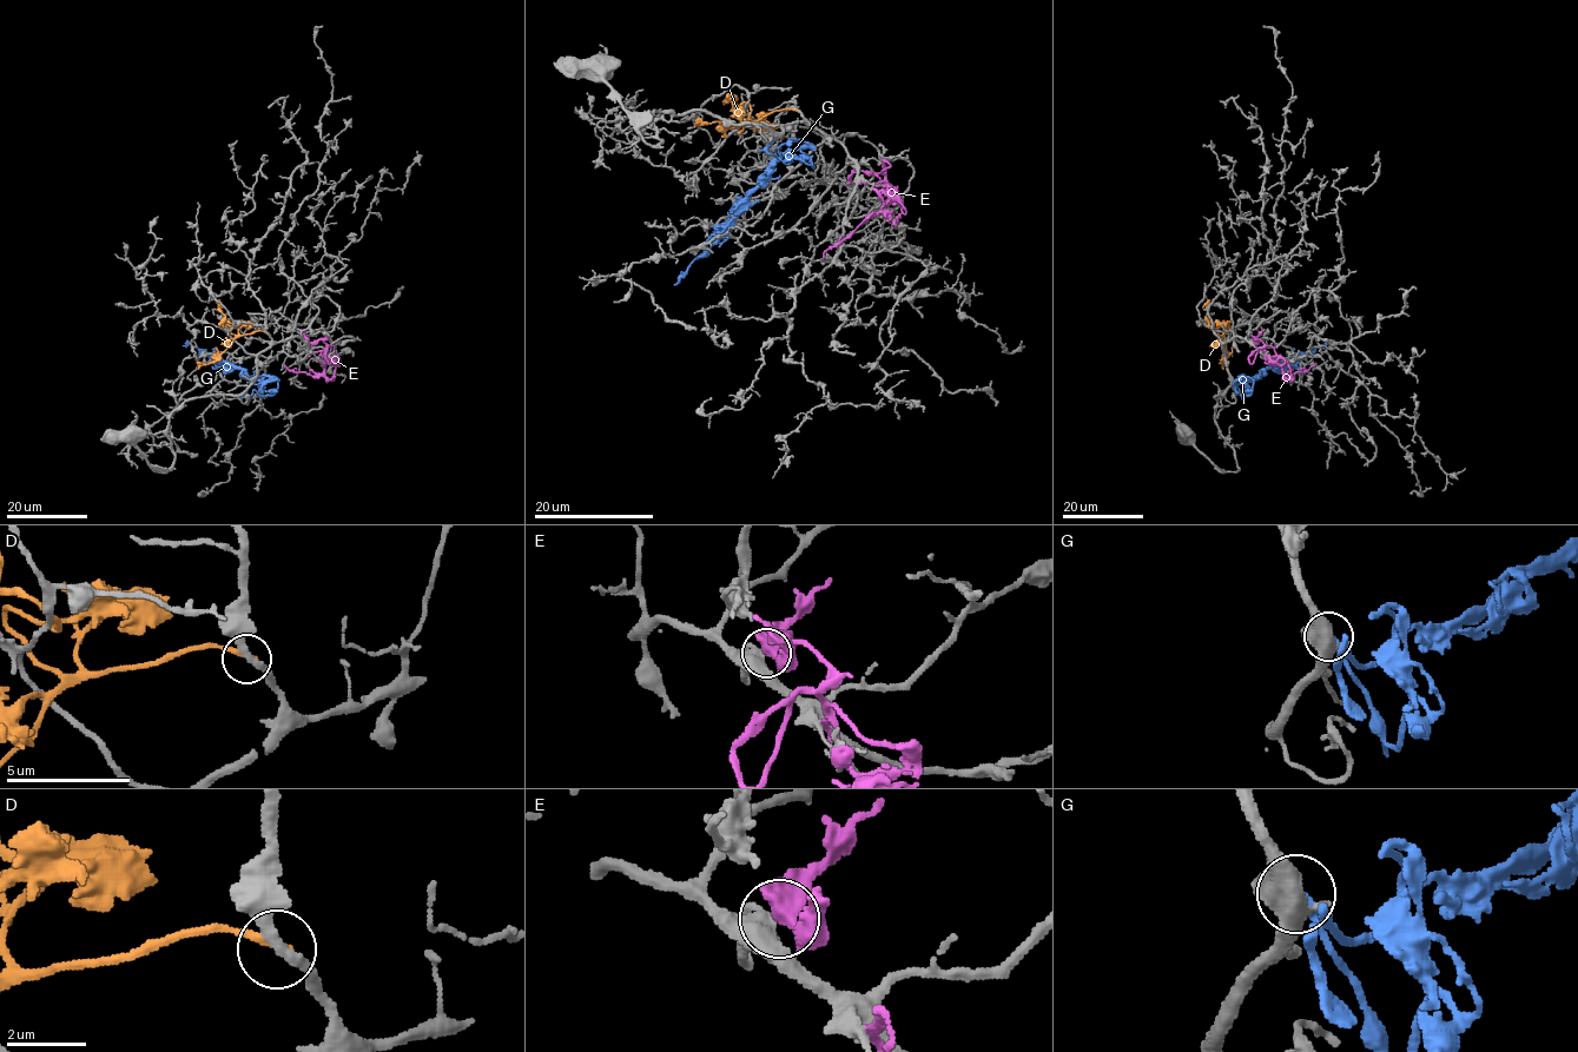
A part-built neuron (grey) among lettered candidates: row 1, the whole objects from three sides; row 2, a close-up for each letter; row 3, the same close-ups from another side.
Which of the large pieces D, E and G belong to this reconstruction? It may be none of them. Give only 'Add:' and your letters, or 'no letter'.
Add: no letter

